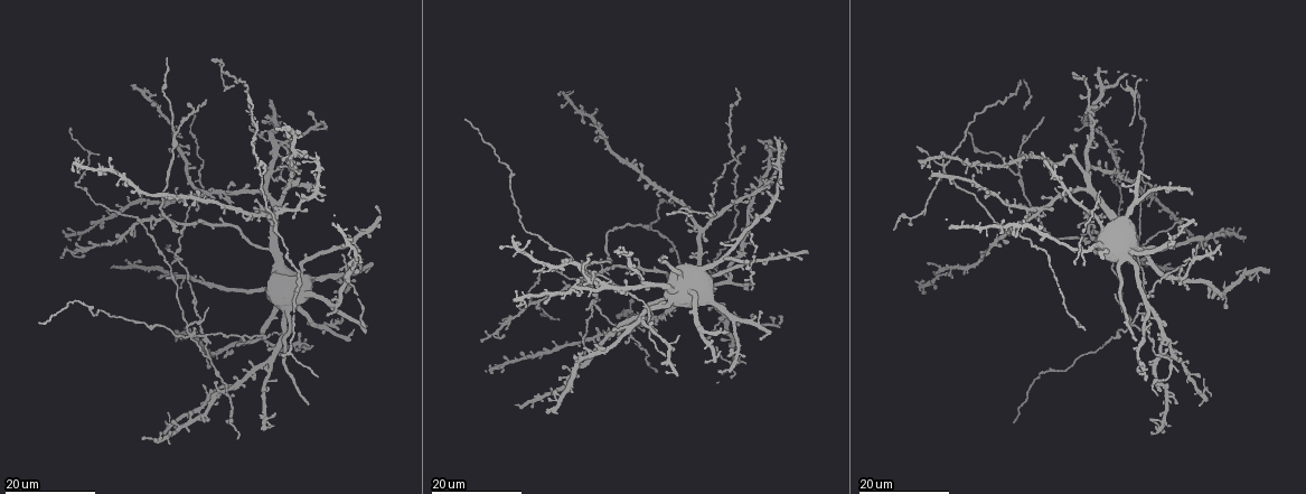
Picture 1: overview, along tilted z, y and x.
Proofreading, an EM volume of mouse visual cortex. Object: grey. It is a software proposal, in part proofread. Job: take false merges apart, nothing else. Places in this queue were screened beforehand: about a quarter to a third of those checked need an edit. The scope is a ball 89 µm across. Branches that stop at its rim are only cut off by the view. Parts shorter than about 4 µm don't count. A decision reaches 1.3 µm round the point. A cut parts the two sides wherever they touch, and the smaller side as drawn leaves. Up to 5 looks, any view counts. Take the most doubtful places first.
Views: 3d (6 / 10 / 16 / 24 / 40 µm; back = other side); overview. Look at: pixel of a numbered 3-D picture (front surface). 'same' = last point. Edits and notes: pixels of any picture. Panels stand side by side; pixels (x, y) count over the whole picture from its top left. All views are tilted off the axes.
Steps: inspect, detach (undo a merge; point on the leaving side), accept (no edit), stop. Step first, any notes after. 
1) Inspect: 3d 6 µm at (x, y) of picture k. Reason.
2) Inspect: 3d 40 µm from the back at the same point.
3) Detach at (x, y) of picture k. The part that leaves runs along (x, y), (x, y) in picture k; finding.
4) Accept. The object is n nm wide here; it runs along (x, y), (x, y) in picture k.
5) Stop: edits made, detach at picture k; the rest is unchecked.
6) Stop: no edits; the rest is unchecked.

Inspect: 3d 24 µm at (173, 253) of picture 1. Four or more arms meet.

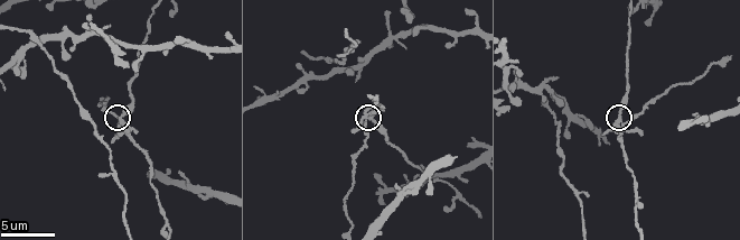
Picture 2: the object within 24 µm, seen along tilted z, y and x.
Inspect: 3d 6 µm at (371, 119) of picture 2.

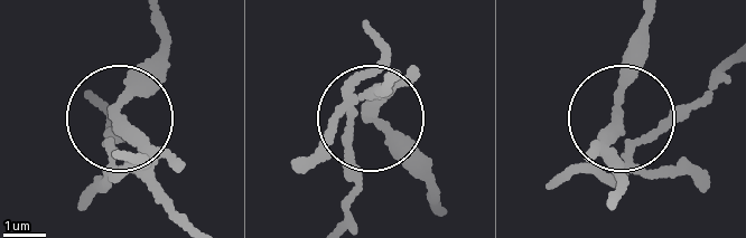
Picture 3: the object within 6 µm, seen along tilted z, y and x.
Detach at (345, 155) of picture 3. The object is 220 nm wide here; a second cell is stuck on.

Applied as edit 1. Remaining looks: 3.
Inspect: 3d 24 µm at (738, 162) of picture 1. Looks like a crossing.

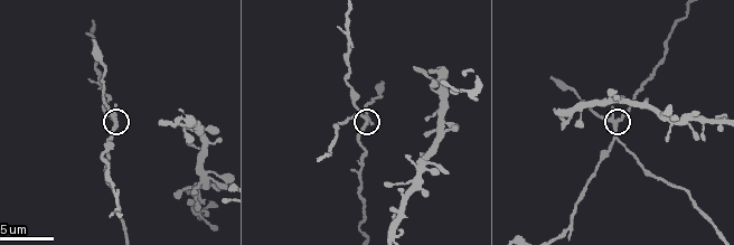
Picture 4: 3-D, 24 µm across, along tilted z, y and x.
Inspect: 3d 6 µm at (618, 118) of picture 4.

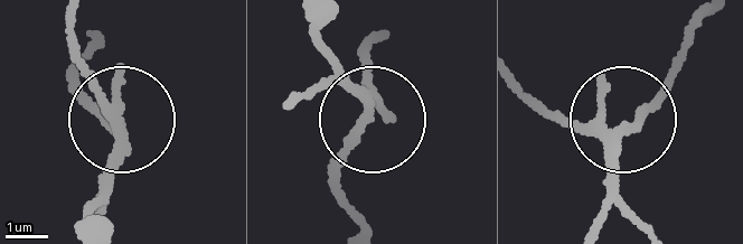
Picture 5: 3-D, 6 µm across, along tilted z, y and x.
Detach at (355, 134) of picture 5. The object is 250 nm wide here; two cells meet here.

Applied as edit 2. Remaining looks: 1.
Stop: edits made, detach at picture 3, detach at picture 5; the rest is unchecked.

